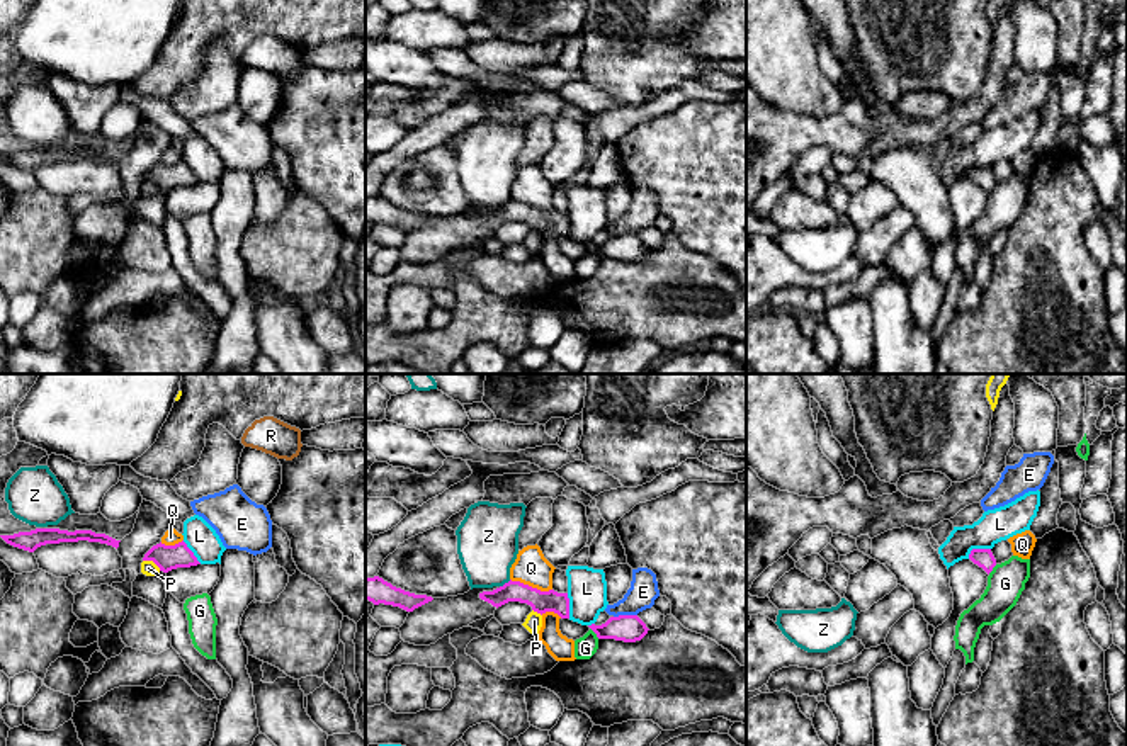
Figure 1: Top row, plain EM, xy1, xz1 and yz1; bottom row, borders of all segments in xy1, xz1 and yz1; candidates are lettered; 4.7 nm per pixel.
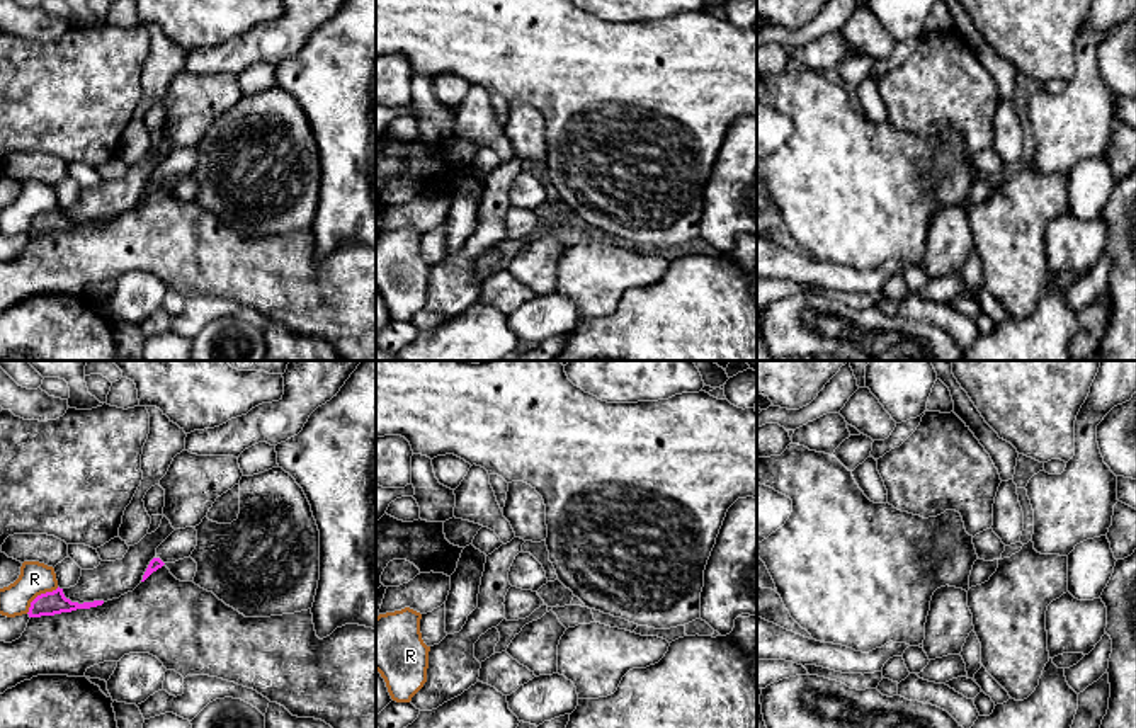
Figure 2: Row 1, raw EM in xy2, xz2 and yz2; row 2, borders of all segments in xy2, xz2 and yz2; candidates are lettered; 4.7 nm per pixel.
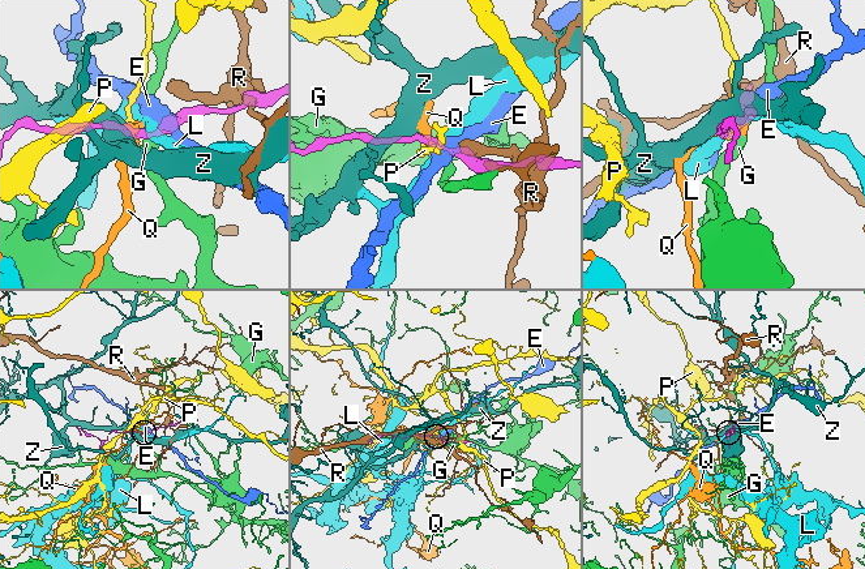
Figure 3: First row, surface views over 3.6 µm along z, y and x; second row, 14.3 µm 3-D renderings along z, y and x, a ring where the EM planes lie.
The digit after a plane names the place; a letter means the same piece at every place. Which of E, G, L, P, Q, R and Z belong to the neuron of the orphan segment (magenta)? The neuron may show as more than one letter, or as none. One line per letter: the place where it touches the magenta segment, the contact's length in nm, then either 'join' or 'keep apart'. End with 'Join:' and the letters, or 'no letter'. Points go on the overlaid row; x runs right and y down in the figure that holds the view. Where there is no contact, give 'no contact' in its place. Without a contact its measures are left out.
E: meets magenta in xz1 at (624, 616); contact 110 nm long; keep apart
G: meets magenta in xz1 at (594, 631); contact 70 nm long; keep apart
L: meets magenta in yz1 at (976, 549); contact 120 nm long; keep apart
P: meets magenta in xy1 at (152, 559); contact 100 nm long; keep apart
Q: meets magenta in xz1 at (531, 587); contact 200 nm long; keep apart
R: meets magenta in xy2 at (41, 594); contact 200 nm long; keep apart
Z: meets magenta in xz1 at (505, 583); contact 70 nm long; keep apart
Join: no letter

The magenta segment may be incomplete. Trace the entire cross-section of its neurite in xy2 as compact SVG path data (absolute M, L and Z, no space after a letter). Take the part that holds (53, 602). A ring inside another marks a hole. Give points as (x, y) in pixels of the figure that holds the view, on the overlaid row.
M56 589L53 592L46 592L37 595L29 607L29 617L41 617L41 616L54 616L61 612L71 612L77 609L90 609L102 606L104 600L94 600L94 602L71 602L70 599L65 597L63 589Z

